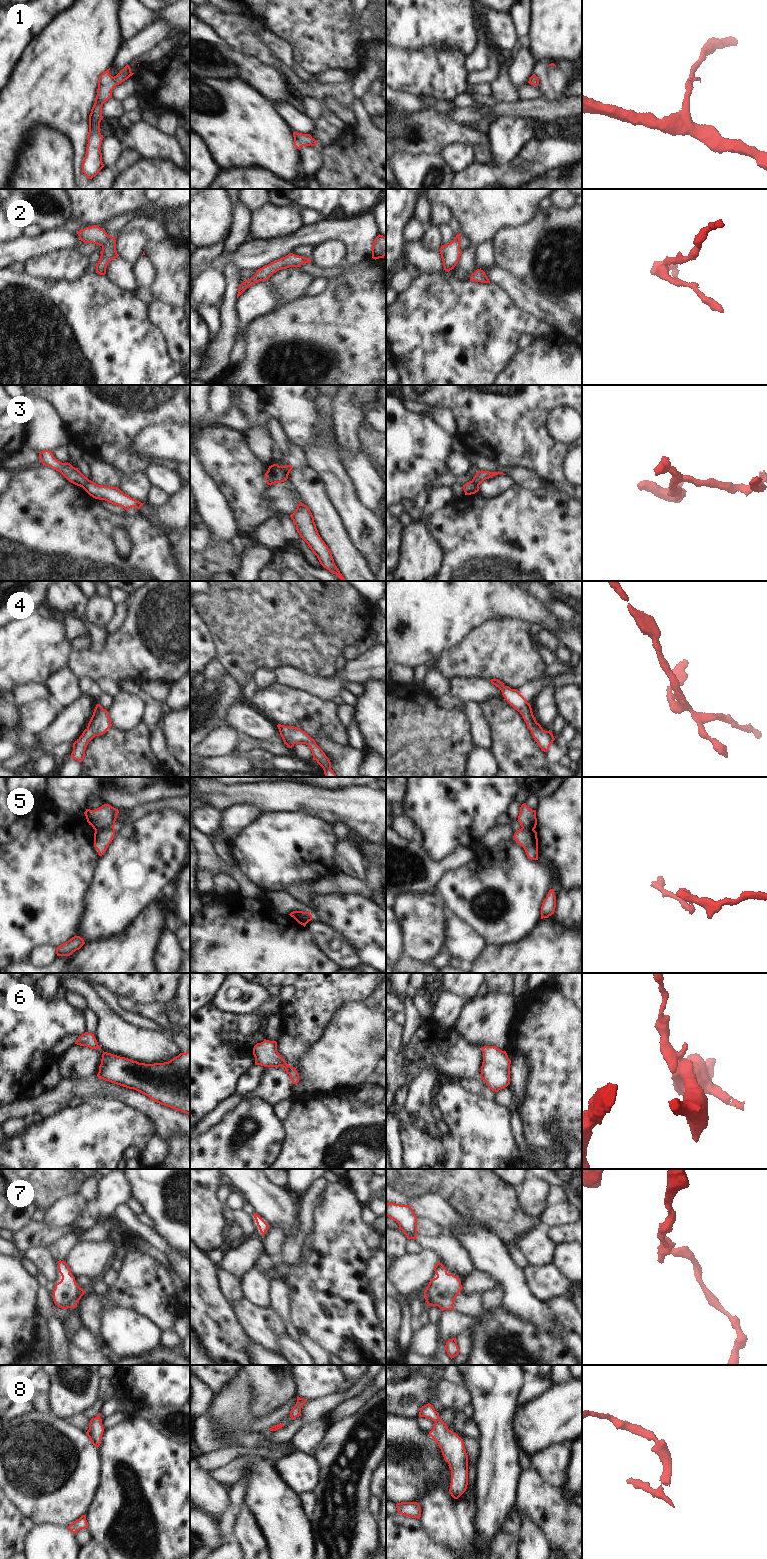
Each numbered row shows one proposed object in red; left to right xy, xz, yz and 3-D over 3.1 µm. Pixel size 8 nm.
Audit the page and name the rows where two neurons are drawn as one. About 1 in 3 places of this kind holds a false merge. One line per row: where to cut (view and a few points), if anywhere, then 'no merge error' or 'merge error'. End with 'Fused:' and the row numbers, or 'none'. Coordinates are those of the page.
1: no cut | no merge error
2: no cut | no merge error
3: xz (279, 466), (287, 475) | merge error
4: no cut | no merge error
5: xy (113, 827), (104, 827), (95, 831) | merge error
6: no cut | no merge error
7: no cut | no merge error
8: no cut | no merge error
Fused: 3, 5

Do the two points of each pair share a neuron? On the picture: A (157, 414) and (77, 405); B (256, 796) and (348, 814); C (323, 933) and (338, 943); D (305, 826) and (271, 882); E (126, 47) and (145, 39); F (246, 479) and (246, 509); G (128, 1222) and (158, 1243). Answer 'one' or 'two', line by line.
A: one
B: one
C: one
D: one
E: one
F: one
G: one

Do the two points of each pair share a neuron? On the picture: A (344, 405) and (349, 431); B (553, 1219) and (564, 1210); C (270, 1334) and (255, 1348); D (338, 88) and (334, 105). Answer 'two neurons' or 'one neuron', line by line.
A: one neuron
B: one neuron
C: two neurons
D: two neurons

